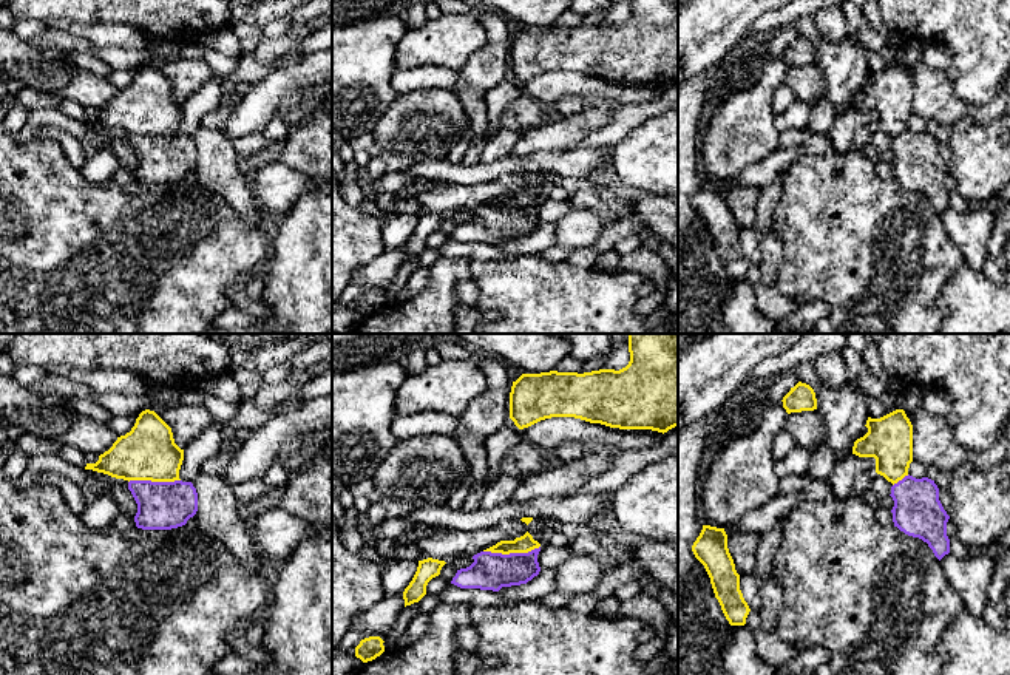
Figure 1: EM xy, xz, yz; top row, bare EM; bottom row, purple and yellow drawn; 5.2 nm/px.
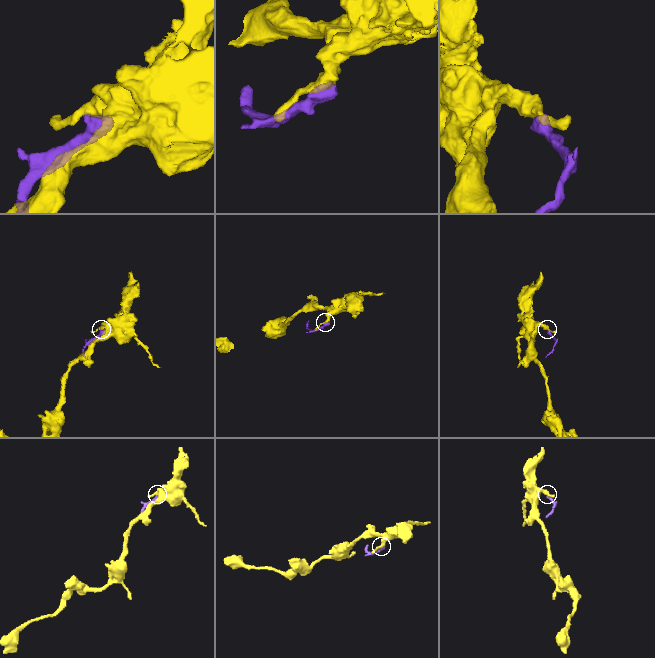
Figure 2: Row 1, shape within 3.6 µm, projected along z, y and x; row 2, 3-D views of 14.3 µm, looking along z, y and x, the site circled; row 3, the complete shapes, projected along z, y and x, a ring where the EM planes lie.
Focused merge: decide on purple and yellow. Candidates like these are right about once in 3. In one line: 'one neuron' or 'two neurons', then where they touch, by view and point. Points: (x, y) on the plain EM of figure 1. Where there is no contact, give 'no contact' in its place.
two neurons; contact xz (511, 207)

